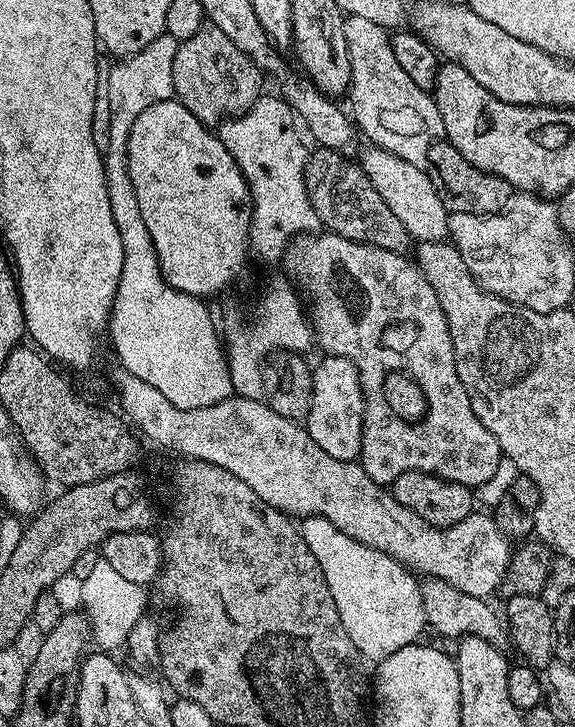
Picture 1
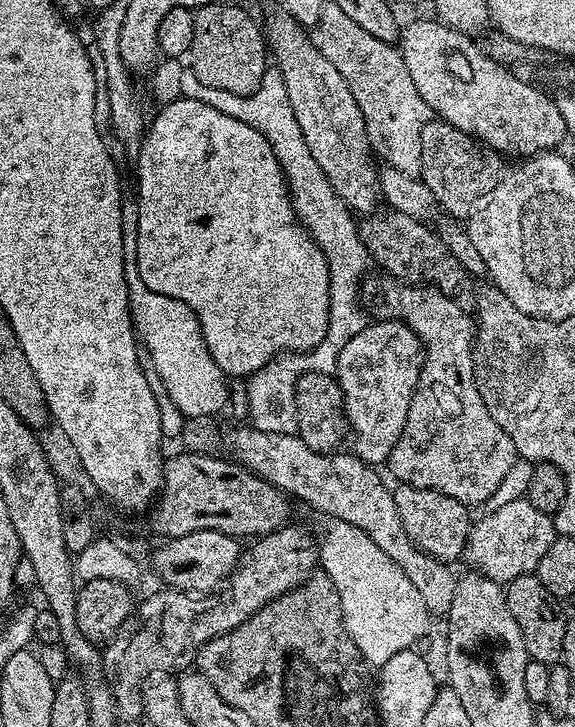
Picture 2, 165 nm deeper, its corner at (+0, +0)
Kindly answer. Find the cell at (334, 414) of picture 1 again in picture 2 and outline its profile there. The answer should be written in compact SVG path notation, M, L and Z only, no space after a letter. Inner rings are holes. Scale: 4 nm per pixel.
M380 318L375 322L377 324L369 323L358 334L354 334L354 338L346 342L346 346L342 346L342 354L338 354L334 375L344 395L344 419L350 429L350 440L352 436L351 451L365 464L380 466L387 461L390 450L394 450L402 434L402 426L406 424L406 414L418 384L425 351L414 330L410 330L410 326L406 326L402 321Z

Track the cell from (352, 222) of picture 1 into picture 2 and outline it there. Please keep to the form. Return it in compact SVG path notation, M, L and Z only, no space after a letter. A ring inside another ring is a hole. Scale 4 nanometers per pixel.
M391 210L385 213L371 215L371 220L364 224L362 222L358 228L371 261L401 283L436 288L447 296L459 297L468 273L446 246L443 237L437 231L435 234L426 228L428 226L423 221L410 218L408 214Z

